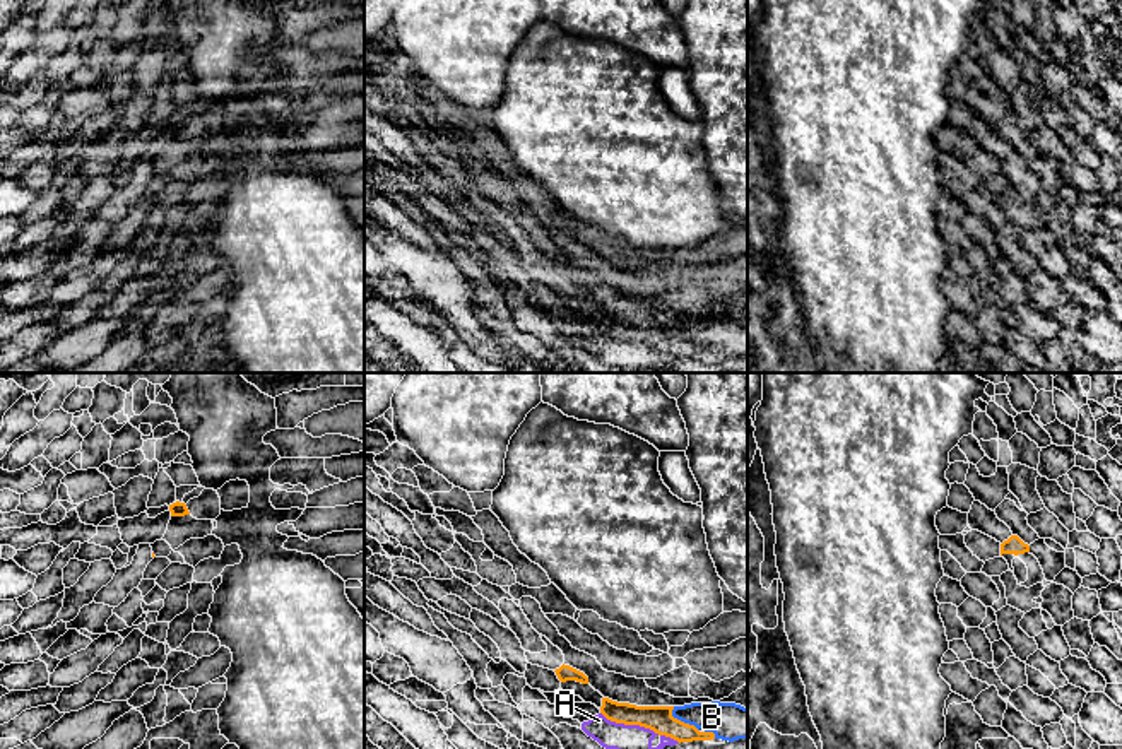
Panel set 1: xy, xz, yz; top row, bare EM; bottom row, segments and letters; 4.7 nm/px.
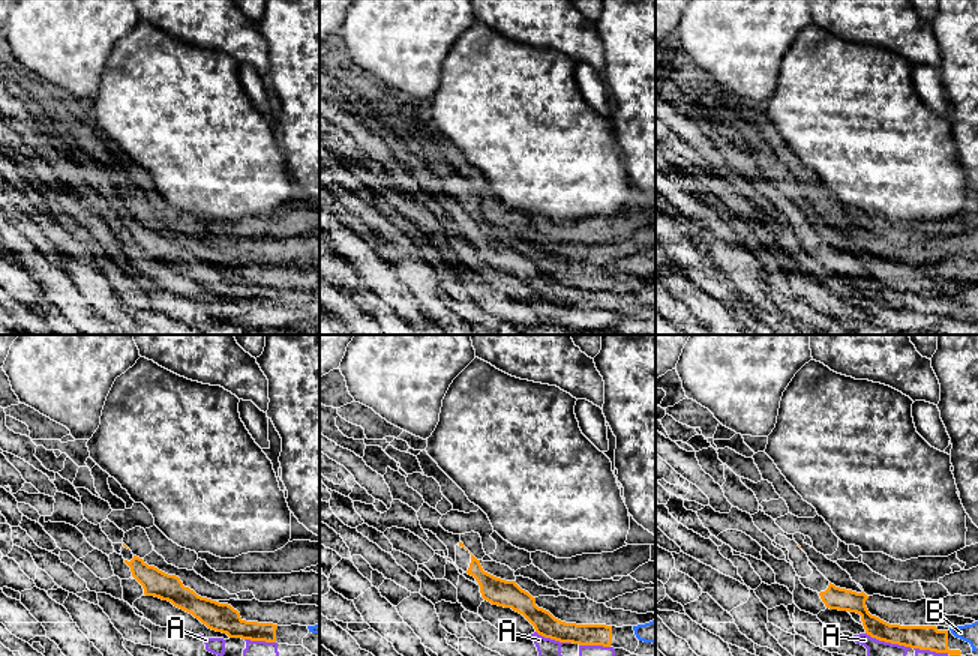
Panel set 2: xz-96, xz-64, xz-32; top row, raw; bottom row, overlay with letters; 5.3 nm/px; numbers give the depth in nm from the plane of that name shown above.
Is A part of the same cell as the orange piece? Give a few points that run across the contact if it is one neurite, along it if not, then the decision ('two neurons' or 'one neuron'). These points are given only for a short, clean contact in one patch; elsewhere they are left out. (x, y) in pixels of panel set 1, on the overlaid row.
two neurons

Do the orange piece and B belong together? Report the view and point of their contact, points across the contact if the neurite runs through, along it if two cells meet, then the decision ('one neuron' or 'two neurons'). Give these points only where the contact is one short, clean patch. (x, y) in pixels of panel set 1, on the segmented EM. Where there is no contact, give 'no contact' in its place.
contact xz (679, 720); border xz (673, 707), (674, 717), (698, 731); two neurons

